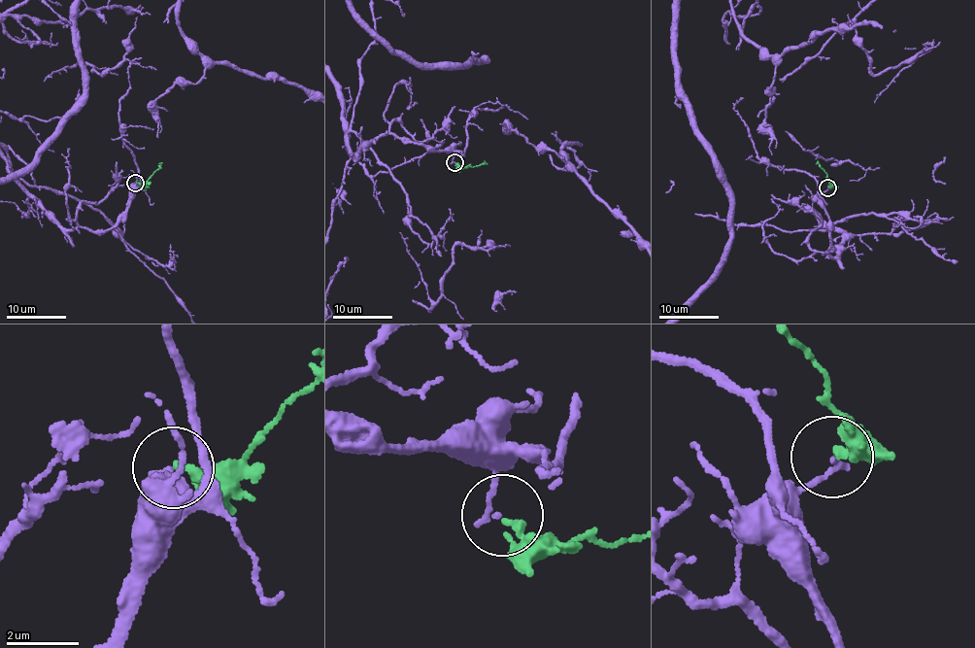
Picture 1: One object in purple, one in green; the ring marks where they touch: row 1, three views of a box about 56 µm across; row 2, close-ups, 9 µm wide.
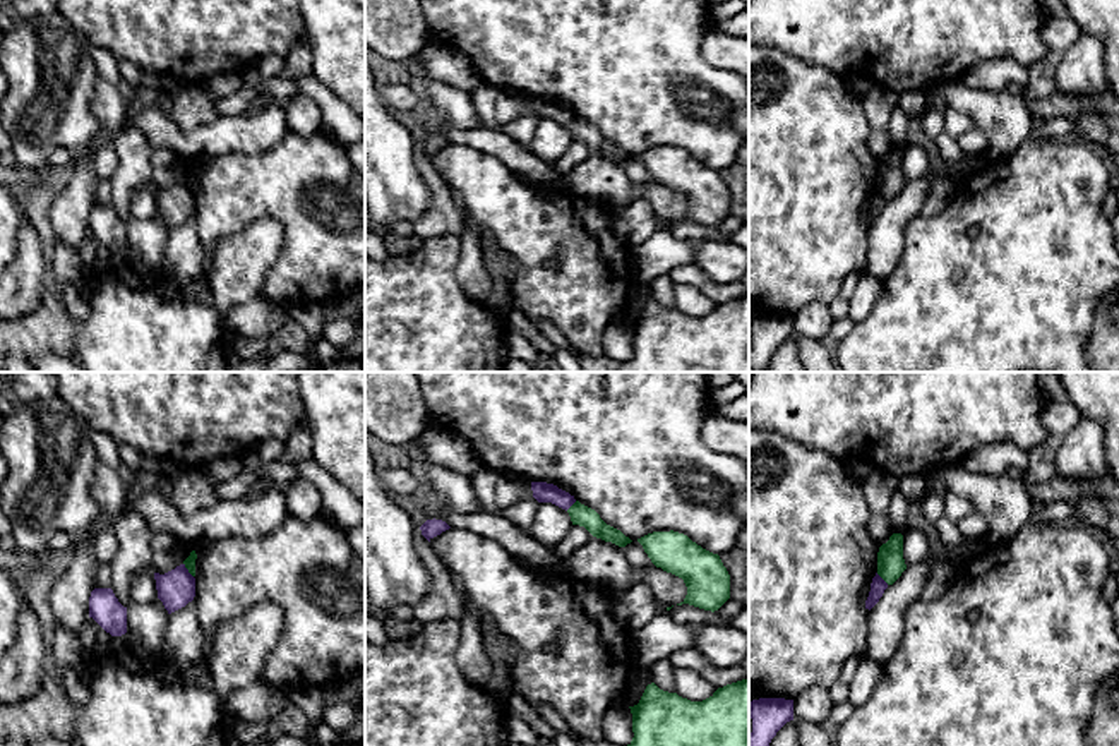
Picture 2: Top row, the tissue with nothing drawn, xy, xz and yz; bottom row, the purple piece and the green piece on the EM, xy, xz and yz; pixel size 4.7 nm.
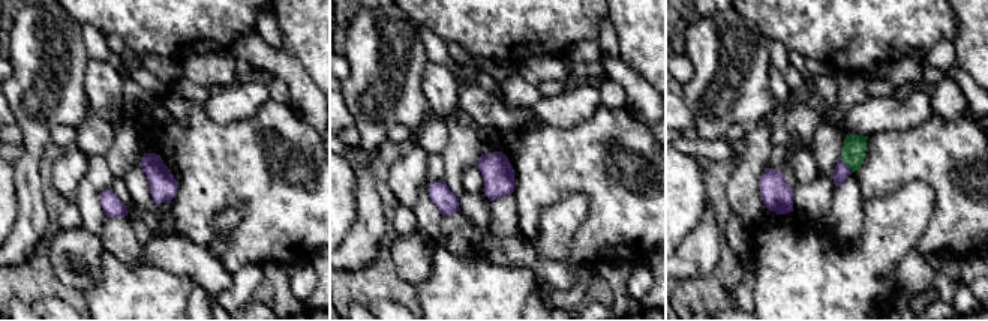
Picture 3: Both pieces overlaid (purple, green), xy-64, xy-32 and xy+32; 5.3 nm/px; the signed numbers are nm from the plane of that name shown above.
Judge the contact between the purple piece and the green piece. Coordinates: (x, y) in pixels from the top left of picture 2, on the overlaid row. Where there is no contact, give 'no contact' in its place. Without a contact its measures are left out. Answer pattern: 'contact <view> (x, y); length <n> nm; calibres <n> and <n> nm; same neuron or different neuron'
contact xy (187, 570); length 80 nm; calibres 180 and 50 nm; different neuron

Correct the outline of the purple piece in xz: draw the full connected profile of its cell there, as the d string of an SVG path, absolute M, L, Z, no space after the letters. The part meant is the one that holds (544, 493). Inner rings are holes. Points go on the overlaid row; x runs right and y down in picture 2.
M531 482L531 490L533 490L533 497L538 502L552 502L565 511L576 502L574 496L559 489L554 484Z

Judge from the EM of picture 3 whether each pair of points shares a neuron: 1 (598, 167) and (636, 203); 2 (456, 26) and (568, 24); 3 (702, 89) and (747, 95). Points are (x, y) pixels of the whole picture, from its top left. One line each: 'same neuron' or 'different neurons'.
1: same neuron
2: same neuron
3: same neuron

